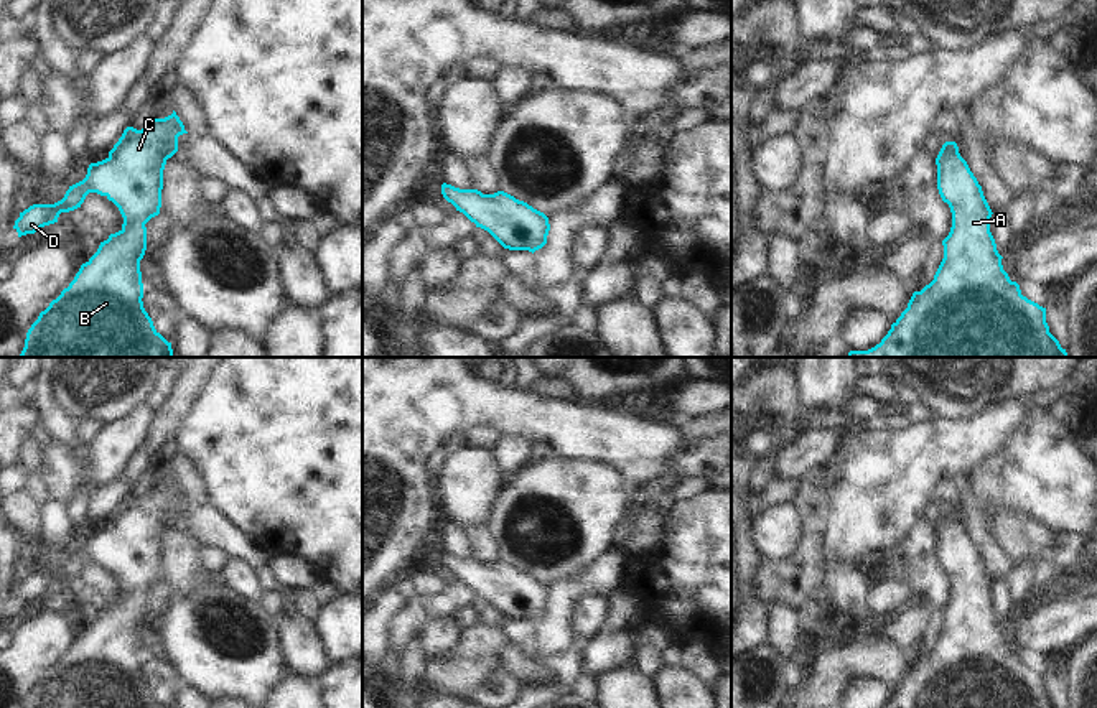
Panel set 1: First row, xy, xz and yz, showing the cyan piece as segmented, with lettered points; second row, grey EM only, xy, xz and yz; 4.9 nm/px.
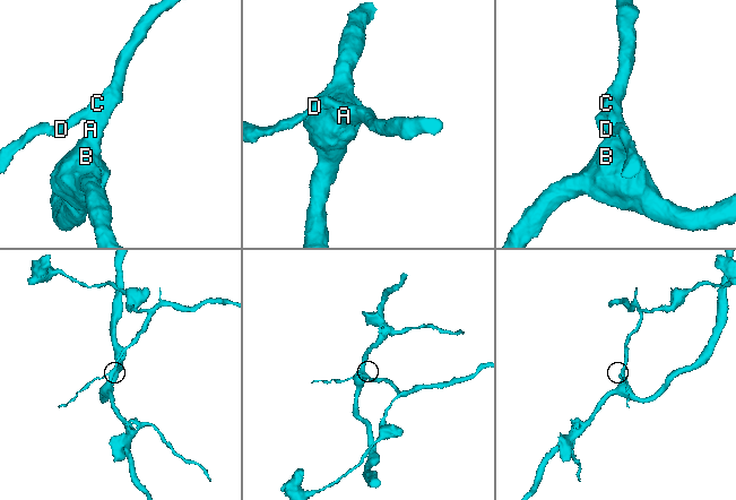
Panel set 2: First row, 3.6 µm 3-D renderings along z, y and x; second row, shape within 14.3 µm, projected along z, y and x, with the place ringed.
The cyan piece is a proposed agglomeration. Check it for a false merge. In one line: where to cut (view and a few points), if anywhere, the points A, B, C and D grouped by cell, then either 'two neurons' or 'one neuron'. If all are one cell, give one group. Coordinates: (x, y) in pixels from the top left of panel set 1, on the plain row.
no cut | A B C D | one neuron

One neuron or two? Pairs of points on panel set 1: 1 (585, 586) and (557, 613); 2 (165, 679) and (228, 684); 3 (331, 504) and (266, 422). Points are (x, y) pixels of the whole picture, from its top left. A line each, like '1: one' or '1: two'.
1: one
2: two
3: one

